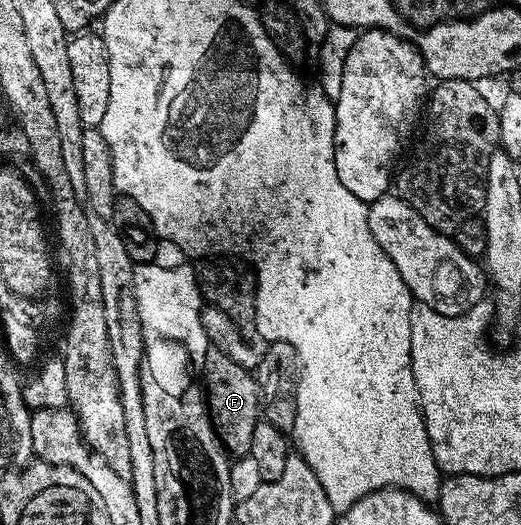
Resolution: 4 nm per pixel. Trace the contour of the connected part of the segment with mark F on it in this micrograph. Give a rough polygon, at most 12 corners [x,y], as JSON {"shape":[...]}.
{"shape":[[210,346],[201,370],[224,450],[250,454],[261,422],[258,378]]}

